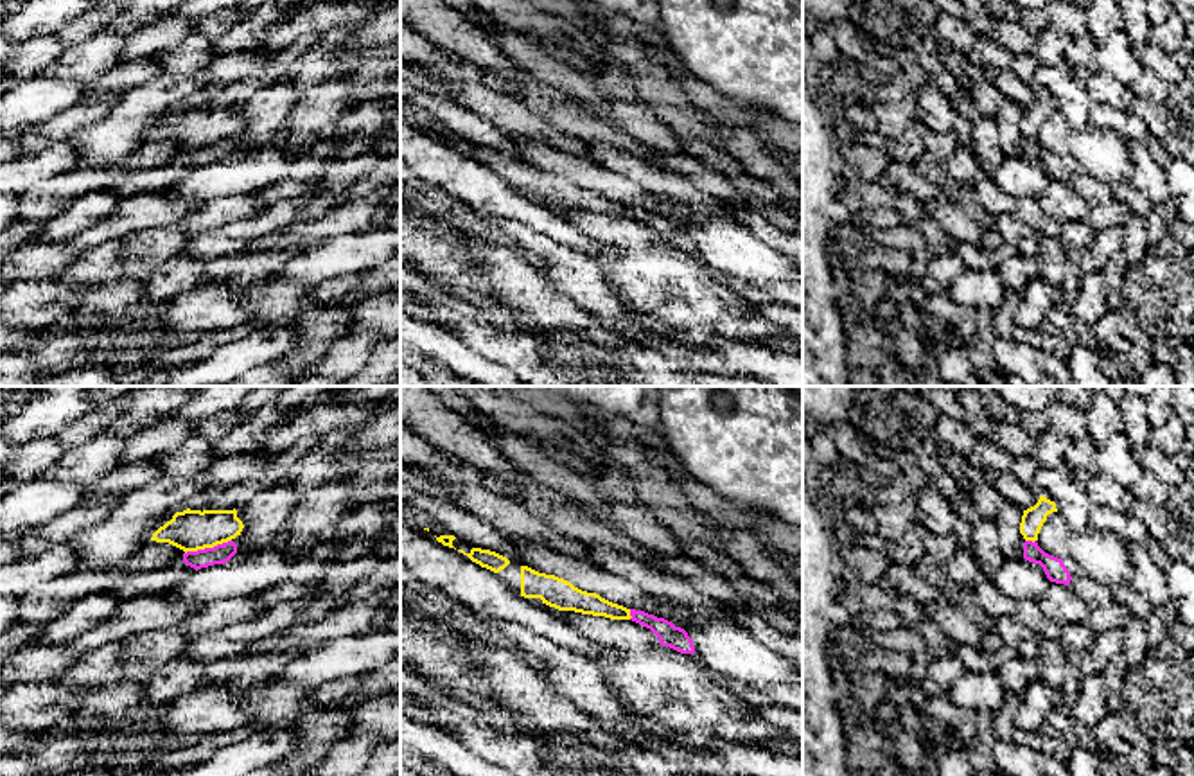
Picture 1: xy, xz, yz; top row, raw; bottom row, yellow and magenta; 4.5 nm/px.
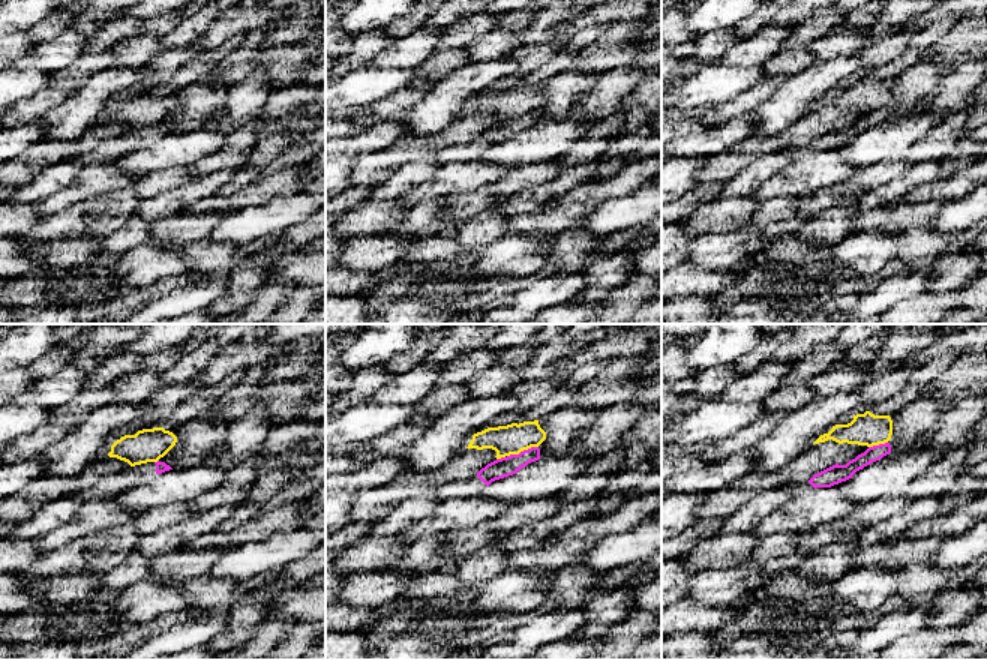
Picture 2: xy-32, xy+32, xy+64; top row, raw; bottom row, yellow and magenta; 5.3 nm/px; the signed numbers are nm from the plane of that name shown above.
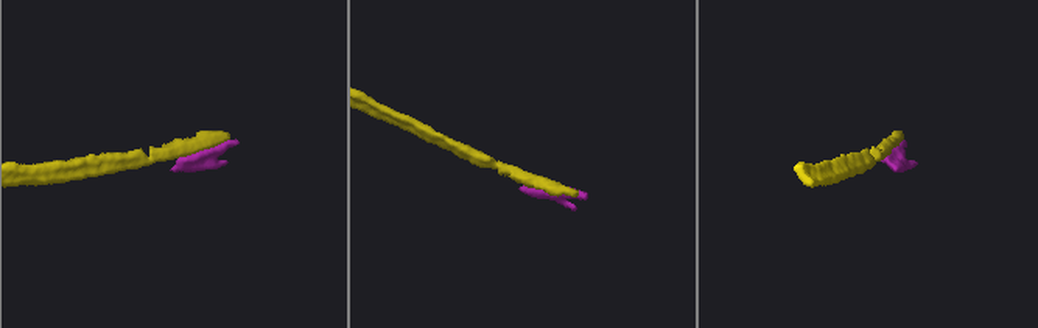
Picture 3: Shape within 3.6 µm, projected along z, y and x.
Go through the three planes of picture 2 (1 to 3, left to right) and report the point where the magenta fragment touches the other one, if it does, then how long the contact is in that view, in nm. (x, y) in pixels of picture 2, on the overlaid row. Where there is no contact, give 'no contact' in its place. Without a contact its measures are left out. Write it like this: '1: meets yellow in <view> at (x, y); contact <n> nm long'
1: meets yellow in xy-32 at (156, 461); contact 30 nm long
2: meets yellow in xy+32 at (522, 450); contact 180 nm long
3: meets yellow in xy+64 at (878, 444); contact 110 nm long

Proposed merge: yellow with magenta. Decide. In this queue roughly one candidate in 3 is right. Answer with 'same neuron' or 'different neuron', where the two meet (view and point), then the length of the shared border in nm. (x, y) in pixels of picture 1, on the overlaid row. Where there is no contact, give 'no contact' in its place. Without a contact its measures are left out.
different neuron | xy (207, 546) | 220 nm

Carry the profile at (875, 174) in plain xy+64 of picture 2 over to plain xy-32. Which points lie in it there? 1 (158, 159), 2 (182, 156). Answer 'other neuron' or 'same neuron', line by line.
1: other neuron
2: other neuron

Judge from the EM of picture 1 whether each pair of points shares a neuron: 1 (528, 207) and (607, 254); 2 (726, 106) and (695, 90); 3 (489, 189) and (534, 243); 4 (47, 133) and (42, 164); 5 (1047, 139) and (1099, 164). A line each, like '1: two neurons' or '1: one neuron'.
1: one neuron
2: one neuron
3: two neurons
4: two neurons
5: one neuron

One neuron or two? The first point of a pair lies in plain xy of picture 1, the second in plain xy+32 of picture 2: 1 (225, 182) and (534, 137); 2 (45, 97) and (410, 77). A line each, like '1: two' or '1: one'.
1: one
2: one

